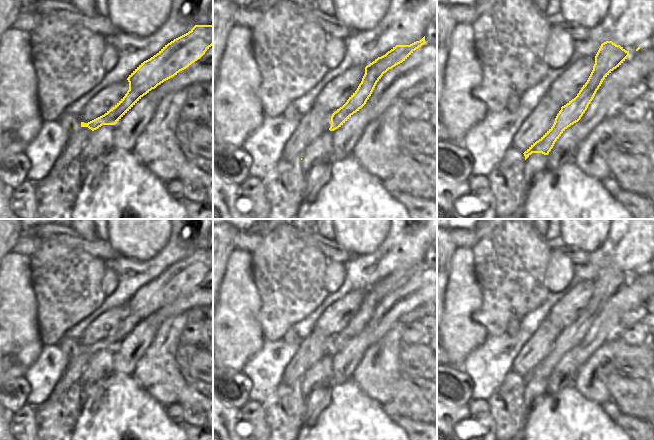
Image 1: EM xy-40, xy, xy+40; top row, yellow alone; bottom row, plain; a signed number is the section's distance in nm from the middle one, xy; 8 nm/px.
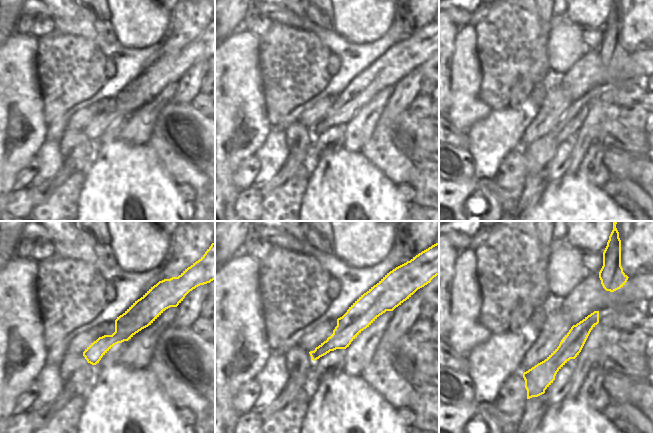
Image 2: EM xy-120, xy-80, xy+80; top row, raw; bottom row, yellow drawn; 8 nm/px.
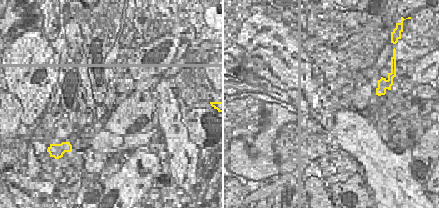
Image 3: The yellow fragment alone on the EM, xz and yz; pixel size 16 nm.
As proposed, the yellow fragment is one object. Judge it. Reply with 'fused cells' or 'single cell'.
fused cells

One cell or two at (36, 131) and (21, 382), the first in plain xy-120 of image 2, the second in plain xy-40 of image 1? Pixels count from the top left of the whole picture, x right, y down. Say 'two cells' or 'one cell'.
two cells

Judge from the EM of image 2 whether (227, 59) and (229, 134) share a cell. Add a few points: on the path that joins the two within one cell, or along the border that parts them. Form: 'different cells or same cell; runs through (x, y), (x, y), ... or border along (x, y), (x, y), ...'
same cell; runs through (227, 78), (227, 115)

